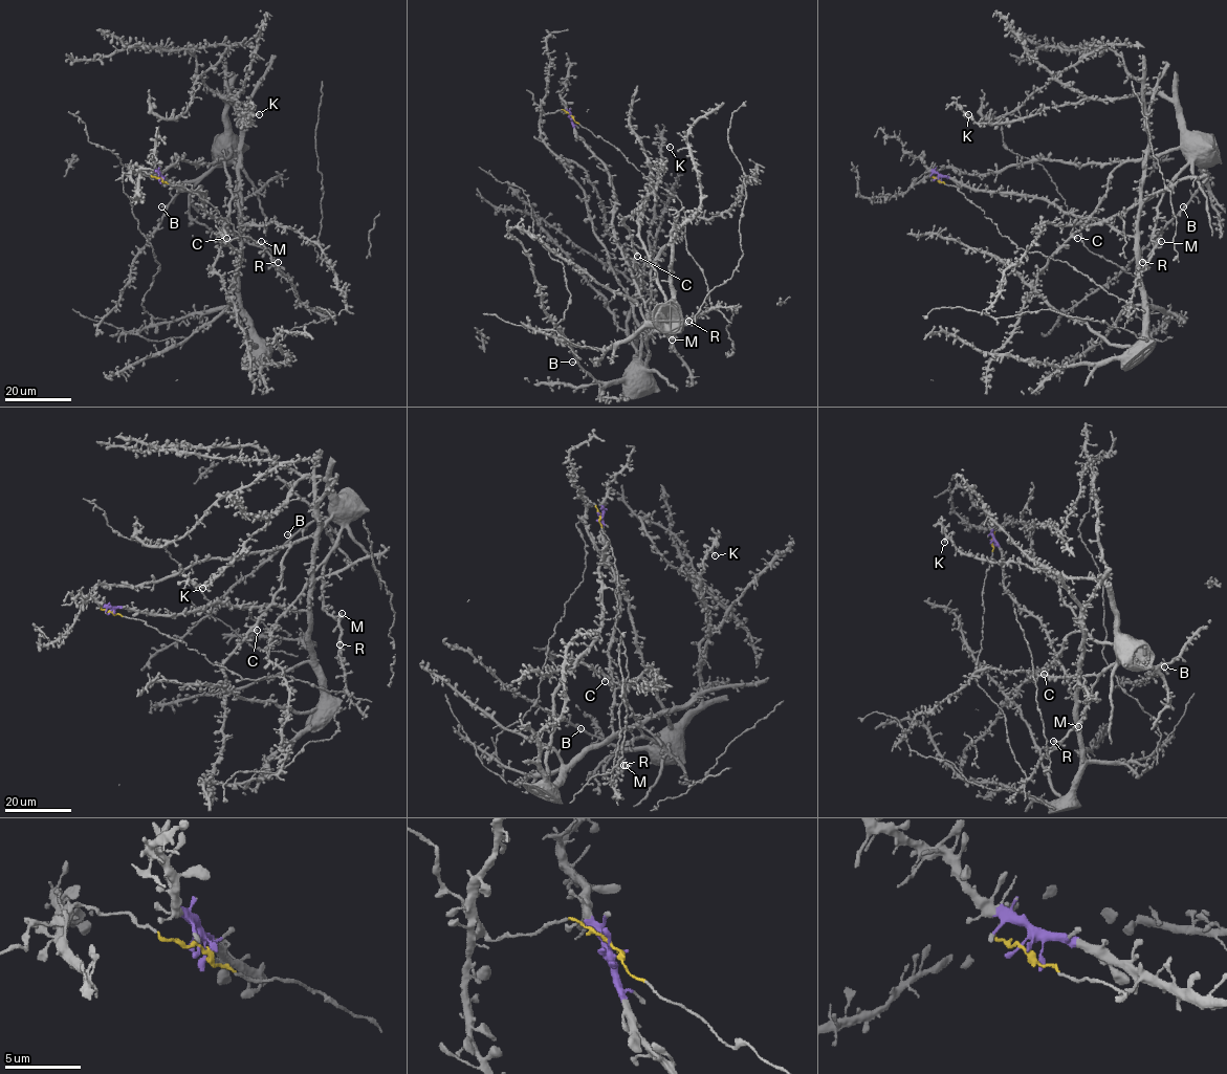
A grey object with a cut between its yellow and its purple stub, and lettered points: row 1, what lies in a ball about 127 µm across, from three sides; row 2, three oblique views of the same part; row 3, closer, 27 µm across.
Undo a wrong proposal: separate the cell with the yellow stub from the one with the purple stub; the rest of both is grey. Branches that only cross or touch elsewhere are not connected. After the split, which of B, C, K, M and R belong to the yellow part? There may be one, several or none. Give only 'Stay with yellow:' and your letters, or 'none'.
Stay with yellow: B, C, K, M, R

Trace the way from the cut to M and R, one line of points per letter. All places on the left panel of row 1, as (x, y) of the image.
M: (160, 178), (129, 168), (151, 174), (180, 159), (213, 163), (228, 149), (241, 232), (250, 243), (261, 241)
R: (160, 178), (129, 168), (151, 174), (180, 159), (213, 163), (223, 160), (228, 149), (244, 238), (278, 262)

